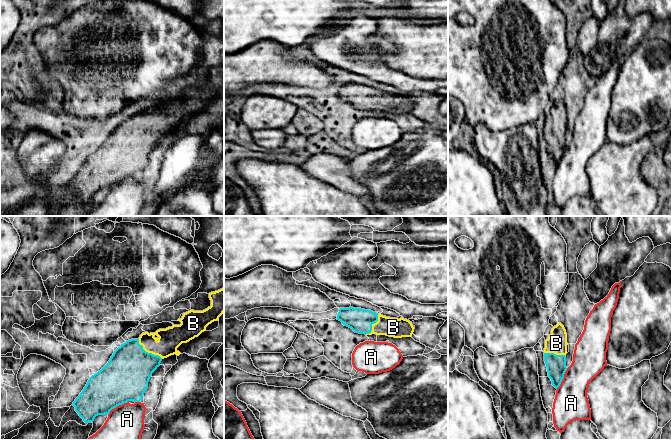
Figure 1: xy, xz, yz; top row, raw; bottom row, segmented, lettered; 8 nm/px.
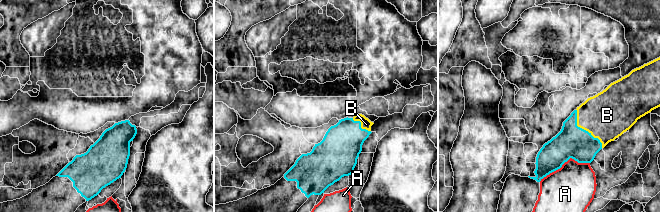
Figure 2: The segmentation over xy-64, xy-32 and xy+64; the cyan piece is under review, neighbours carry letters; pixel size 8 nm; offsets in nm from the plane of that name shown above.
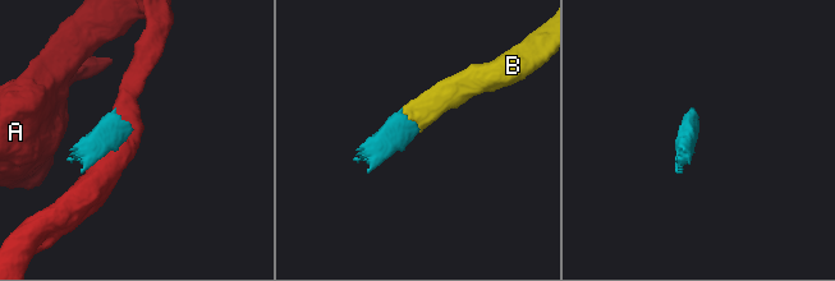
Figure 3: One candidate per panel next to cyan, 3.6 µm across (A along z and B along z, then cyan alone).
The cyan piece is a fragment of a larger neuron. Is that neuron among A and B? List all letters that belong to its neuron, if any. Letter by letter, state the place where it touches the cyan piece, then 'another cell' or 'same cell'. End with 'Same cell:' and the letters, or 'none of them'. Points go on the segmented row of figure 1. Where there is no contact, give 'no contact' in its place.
A: xy (117, 405) | another cell
B: xy (147, 352) | same cell
Same cell: B

